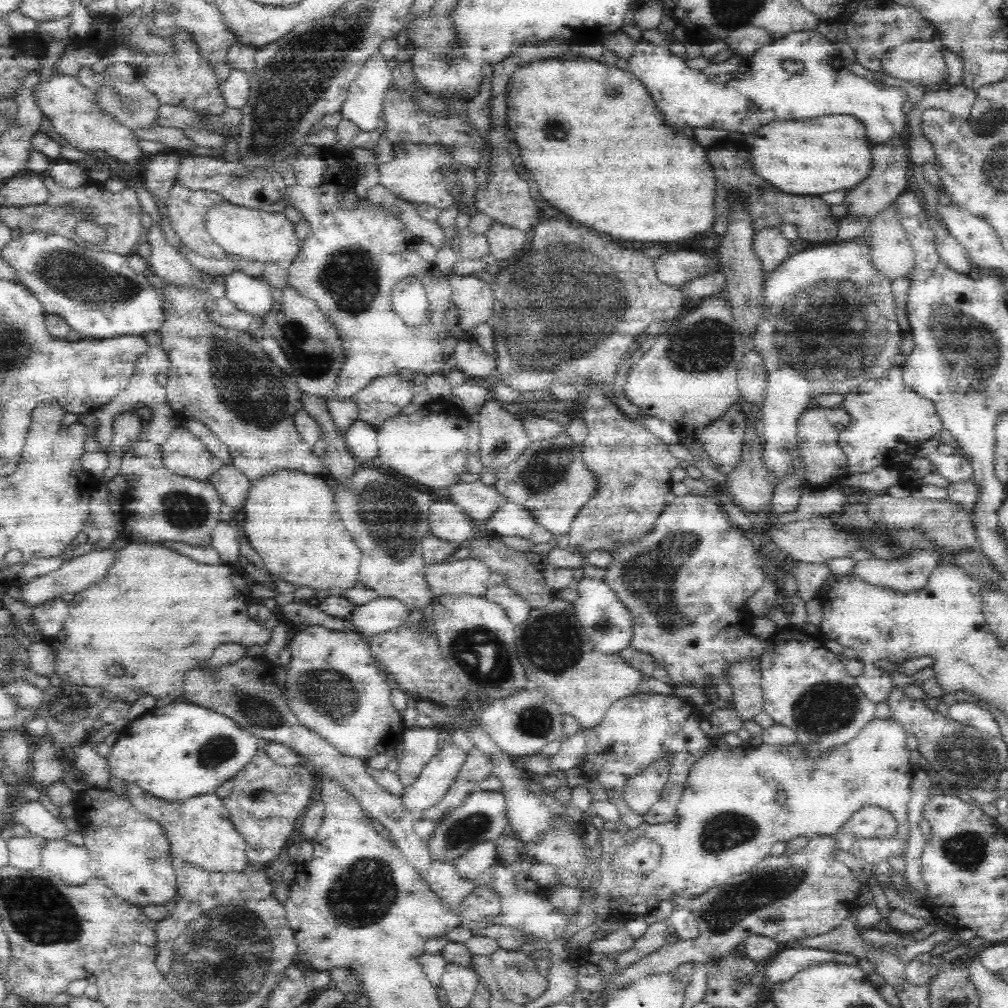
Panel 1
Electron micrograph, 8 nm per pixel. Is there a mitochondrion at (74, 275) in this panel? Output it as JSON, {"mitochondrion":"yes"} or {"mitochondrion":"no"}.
{"mitochondrion":"yes"}

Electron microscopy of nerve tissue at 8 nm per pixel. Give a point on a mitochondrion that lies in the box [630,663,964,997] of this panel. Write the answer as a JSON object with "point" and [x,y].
{"point":[722,912]}

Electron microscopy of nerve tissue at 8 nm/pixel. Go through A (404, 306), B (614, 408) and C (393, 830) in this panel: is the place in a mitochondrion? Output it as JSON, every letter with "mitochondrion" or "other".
{"A":"other","B":"other","C":"other"}

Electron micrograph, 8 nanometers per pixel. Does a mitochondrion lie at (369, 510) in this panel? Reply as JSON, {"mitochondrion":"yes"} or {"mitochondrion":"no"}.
{"mitochondrion":"yes"}

